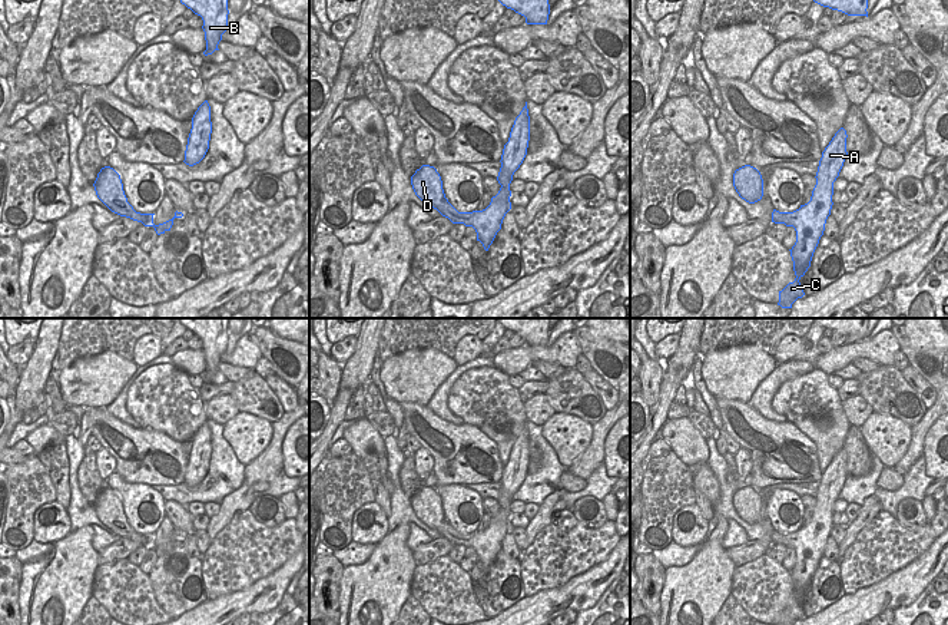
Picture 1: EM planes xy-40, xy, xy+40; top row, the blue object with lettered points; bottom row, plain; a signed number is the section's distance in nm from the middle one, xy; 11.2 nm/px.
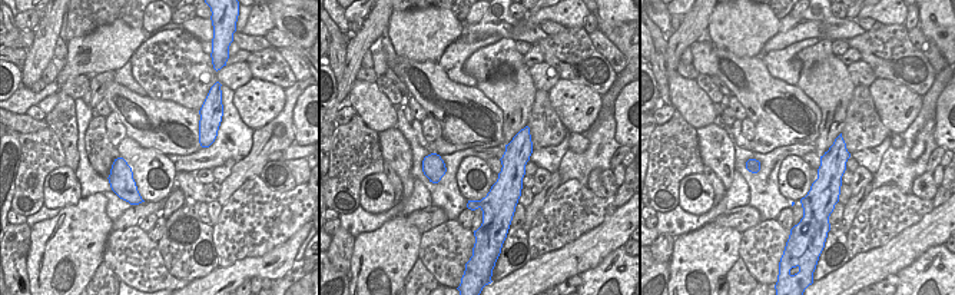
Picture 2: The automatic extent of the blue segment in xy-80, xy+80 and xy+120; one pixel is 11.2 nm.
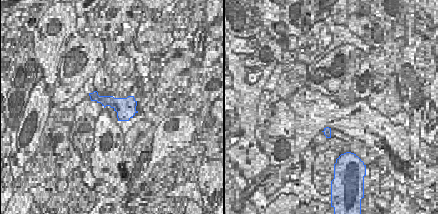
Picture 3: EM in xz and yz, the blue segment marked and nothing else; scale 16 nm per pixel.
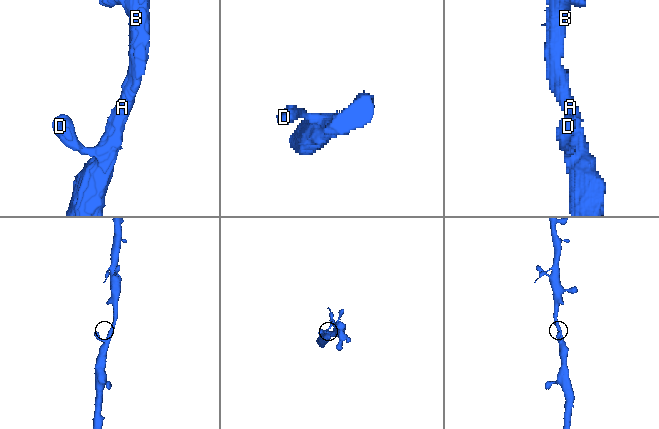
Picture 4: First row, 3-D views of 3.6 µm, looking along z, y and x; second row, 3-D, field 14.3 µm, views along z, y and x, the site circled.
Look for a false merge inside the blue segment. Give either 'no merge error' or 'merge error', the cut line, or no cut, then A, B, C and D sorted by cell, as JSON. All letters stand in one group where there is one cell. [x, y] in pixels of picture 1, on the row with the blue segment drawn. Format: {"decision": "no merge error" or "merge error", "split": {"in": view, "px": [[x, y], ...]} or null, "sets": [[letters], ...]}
{"decision": "no merge error", "split": null, "sets": [["A", "B", "C", "D"]]}

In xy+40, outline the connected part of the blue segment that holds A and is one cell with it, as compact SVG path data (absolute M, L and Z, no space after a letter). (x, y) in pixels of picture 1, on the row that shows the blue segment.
M841 128L822 152L811 201L793 212L779 212L776 209L772 212L772 222L793 226L796 231L796 242L789 249L796 278L779 291L778 305L782 308L792 308L792 304L805 295L799 280L811 267L813 252L831 215L833 182L839 176L848 156L846 138L846 130Z

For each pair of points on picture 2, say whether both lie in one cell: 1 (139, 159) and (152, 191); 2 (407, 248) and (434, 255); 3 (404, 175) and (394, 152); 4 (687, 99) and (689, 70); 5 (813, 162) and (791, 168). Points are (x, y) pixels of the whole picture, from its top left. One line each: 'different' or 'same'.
1: same
2: different
3: same
4: different
5: different

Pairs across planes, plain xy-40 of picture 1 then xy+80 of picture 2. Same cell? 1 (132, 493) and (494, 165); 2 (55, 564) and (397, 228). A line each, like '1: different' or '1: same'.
1: different
2: same

